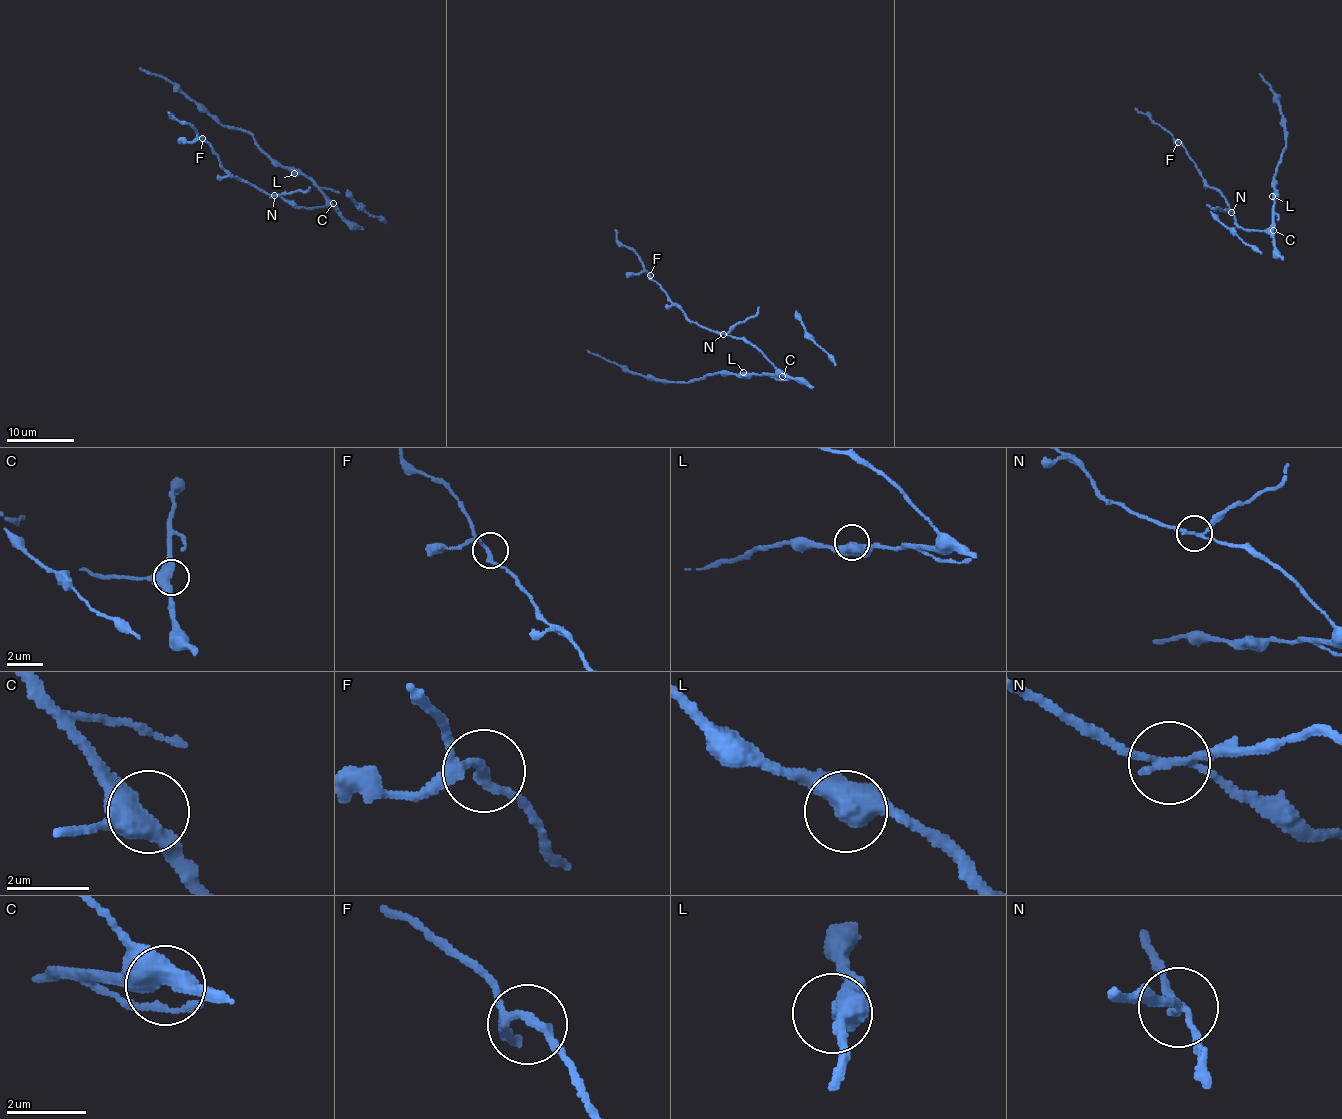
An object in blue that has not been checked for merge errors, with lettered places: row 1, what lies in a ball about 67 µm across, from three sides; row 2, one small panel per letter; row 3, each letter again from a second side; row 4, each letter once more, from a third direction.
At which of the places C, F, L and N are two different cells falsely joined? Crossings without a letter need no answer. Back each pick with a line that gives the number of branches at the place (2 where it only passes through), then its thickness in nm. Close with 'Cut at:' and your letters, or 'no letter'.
N: branches 3; calibre 160 nm
Cut at: N

